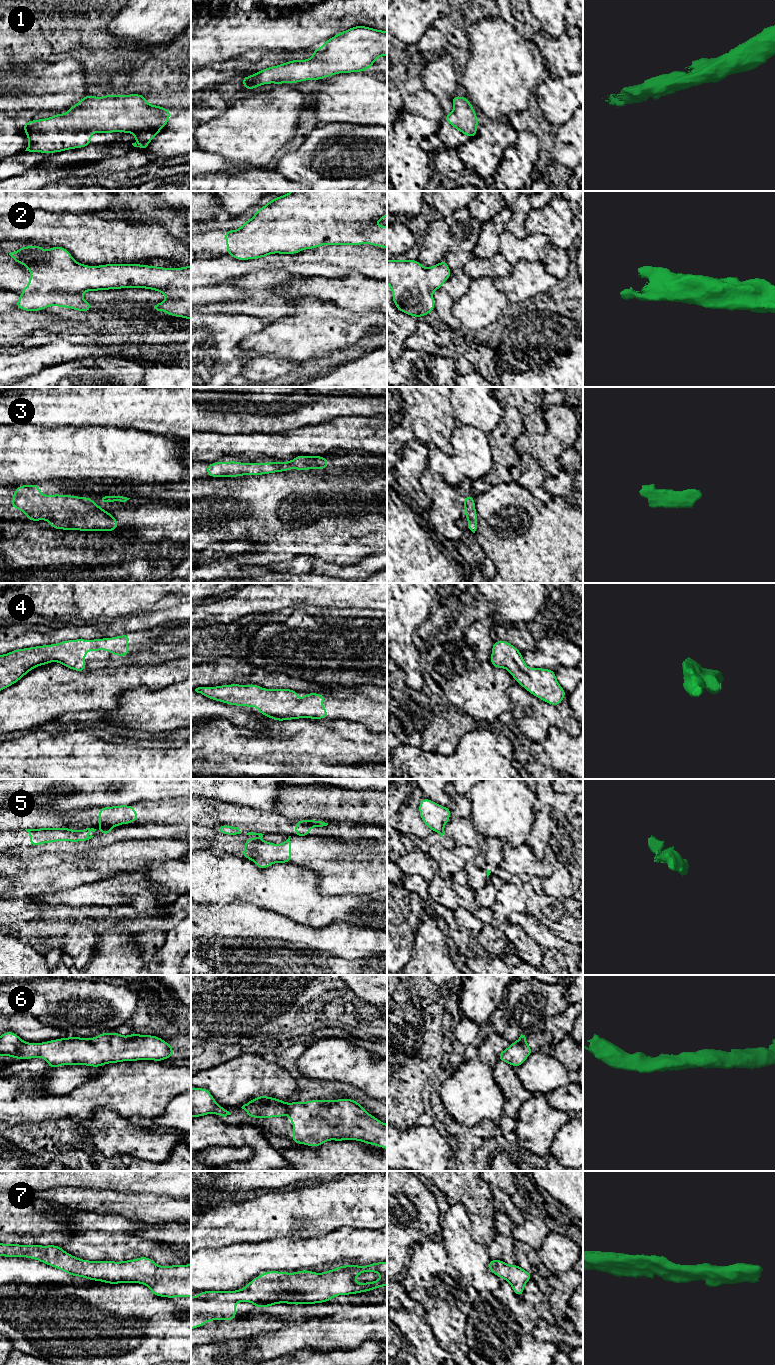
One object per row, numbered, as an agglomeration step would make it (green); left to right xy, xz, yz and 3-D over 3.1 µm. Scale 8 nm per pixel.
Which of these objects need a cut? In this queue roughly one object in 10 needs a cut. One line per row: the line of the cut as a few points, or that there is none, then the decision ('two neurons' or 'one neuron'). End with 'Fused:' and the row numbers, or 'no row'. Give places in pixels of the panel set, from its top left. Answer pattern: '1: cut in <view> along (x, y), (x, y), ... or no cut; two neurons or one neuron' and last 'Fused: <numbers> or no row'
1: no cut; one neuron
2: no cut; one neuron
3: no cut; one neuron
4: no cut; one neuron
5: cut in xy along (101, 826), (99, 830); two neurons
6: no cut; one neuron
7: no cut; one neuron
Fused: 5

